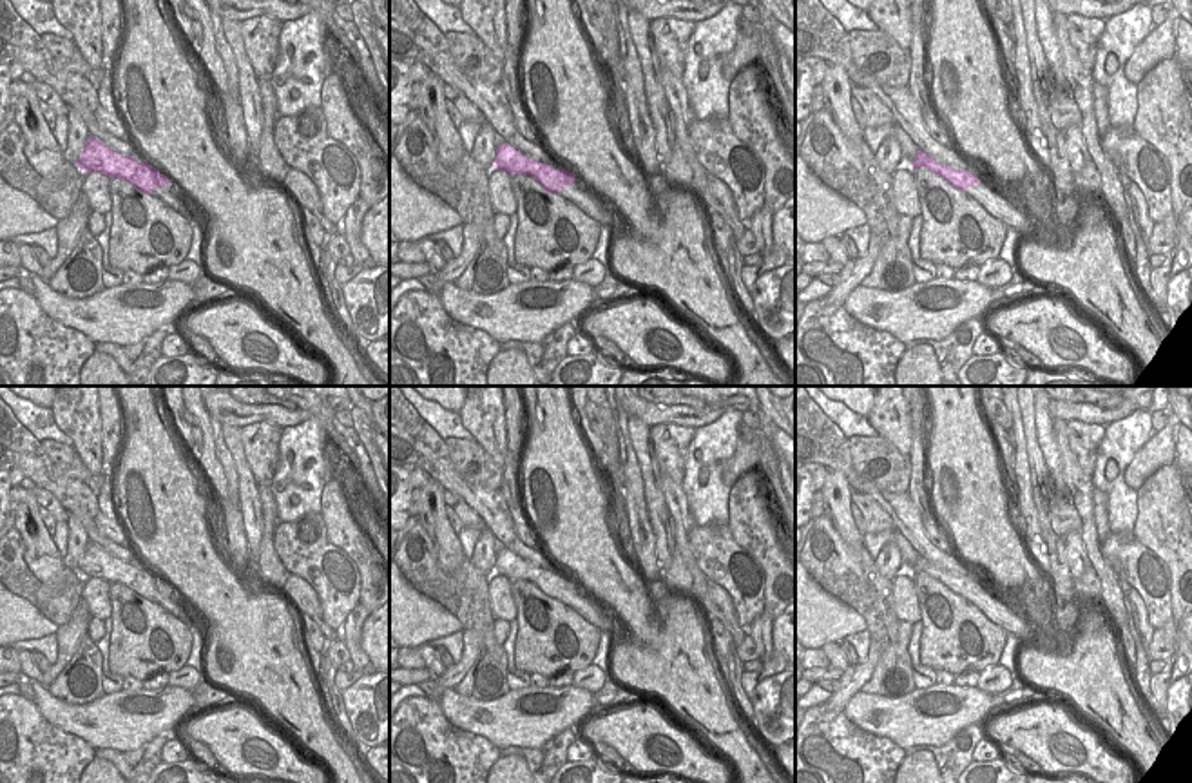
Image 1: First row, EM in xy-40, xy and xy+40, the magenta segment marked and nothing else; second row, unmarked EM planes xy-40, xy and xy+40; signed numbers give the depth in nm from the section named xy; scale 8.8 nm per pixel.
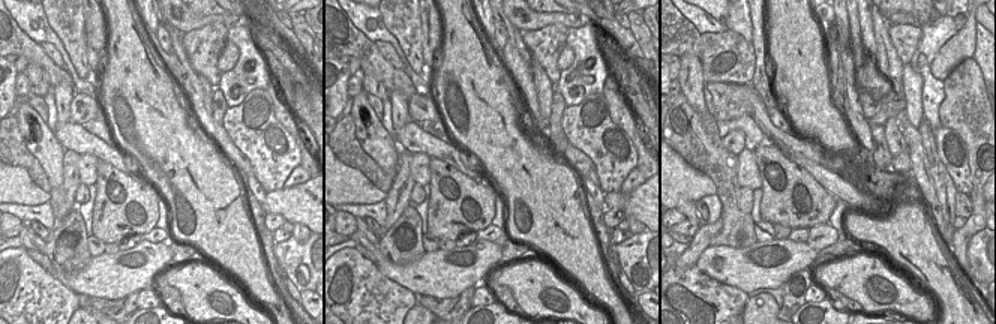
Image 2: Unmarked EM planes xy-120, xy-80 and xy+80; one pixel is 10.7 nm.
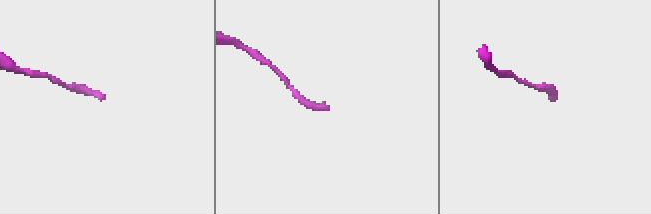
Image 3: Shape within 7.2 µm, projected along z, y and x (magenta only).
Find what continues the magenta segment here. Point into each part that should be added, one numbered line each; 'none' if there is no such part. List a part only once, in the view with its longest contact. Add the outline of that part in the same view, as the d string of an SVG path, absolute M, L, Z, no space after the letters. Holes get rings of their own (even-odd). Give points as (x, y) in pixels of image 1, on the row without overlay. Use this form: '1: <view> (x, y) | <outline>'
1: xy-40 (169, 600) | M165 589L163 593L150 596L150 602L168 611L190 629L196 629L197 633L208 631L207 620L172 589Z

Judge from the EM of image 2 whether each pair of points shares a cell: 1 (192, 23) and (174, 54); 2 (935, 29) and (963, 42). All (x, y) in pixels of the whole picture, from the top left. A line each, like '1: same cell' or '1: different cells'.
1: different cells
2: different cells

